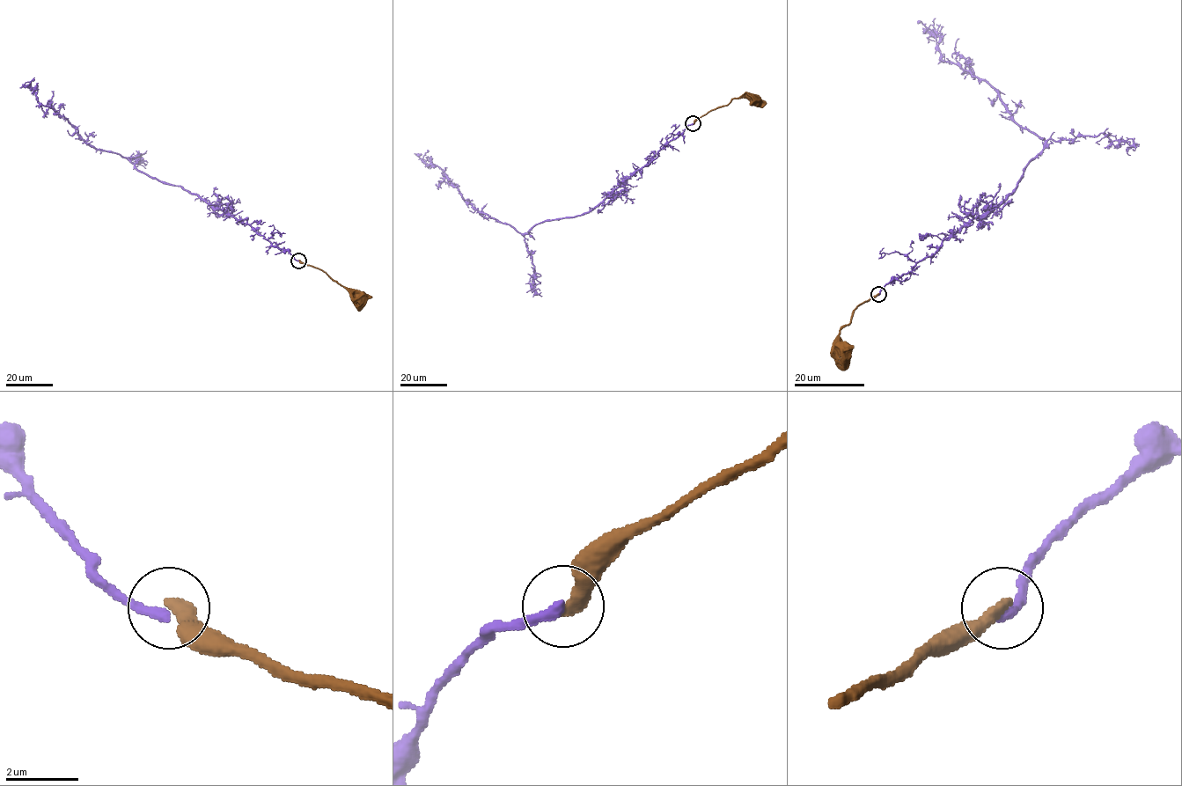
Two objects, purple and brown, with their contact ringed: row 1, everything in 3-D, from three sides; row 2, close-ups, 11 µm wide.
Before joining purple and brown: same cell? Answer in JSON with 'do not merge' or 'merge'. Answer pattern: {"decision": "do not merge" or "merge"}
{"decision": "do not merge"}

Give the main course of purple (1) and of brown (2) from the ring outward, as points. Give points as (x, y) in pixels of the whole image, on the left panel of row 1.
1: (298, 260), (197, 194), (150, 177), (117, 153), (89, 145), (66, 119), (40, 102), (27, 85), (33, 80)
2: (298, 260), (323, 270), (339, 284), (355, 290), (363, 297)

